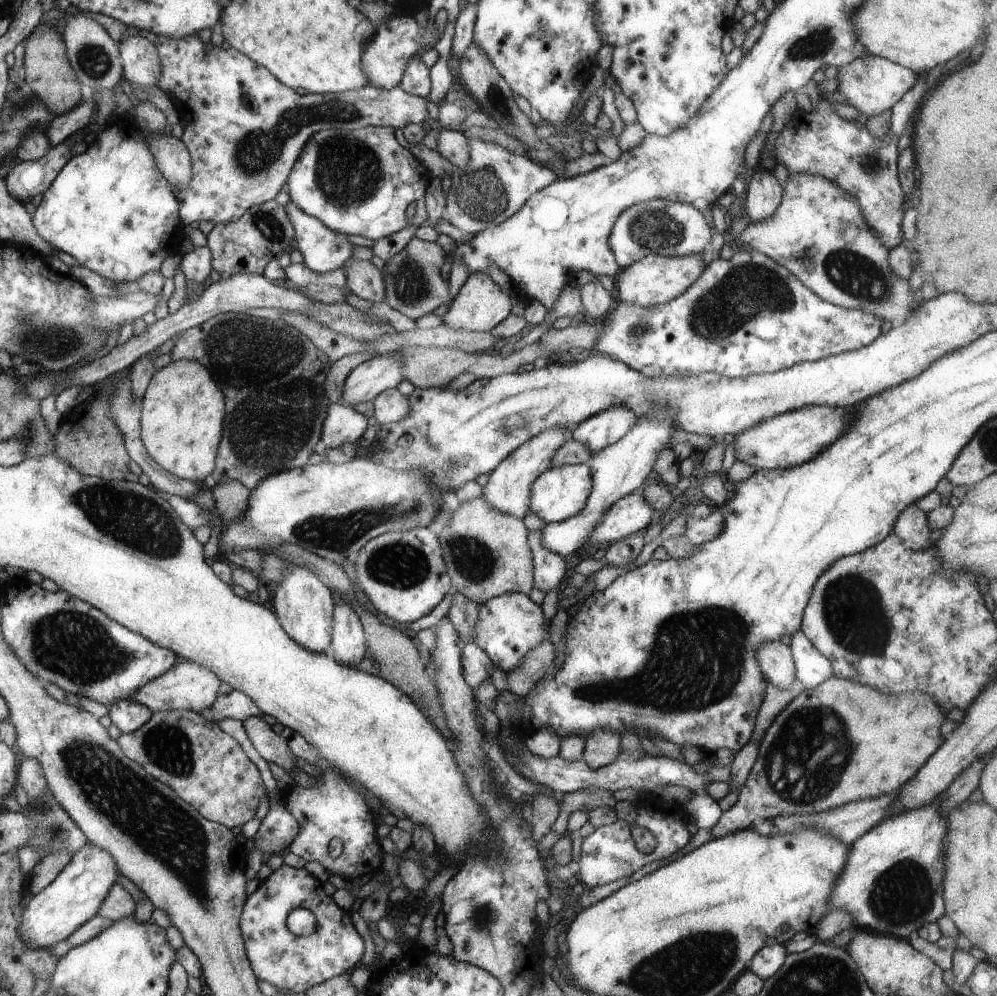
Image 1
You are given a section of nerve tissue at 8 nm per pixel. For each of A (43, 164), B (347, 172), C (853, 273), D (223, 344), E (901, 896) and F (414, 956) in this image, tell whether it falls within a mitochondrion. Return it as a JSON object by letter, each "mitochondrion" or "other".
{"A":"other","B":"mitochondrion","C":"mitochondrion","D":"mitochondrion","E":"mitochondrion","F":"other"}

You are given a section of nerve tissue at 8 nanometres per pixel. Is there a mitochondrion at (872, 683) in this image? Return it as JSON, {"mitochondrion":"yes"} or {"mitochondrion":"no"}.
{"mitochondrion":"no"}

